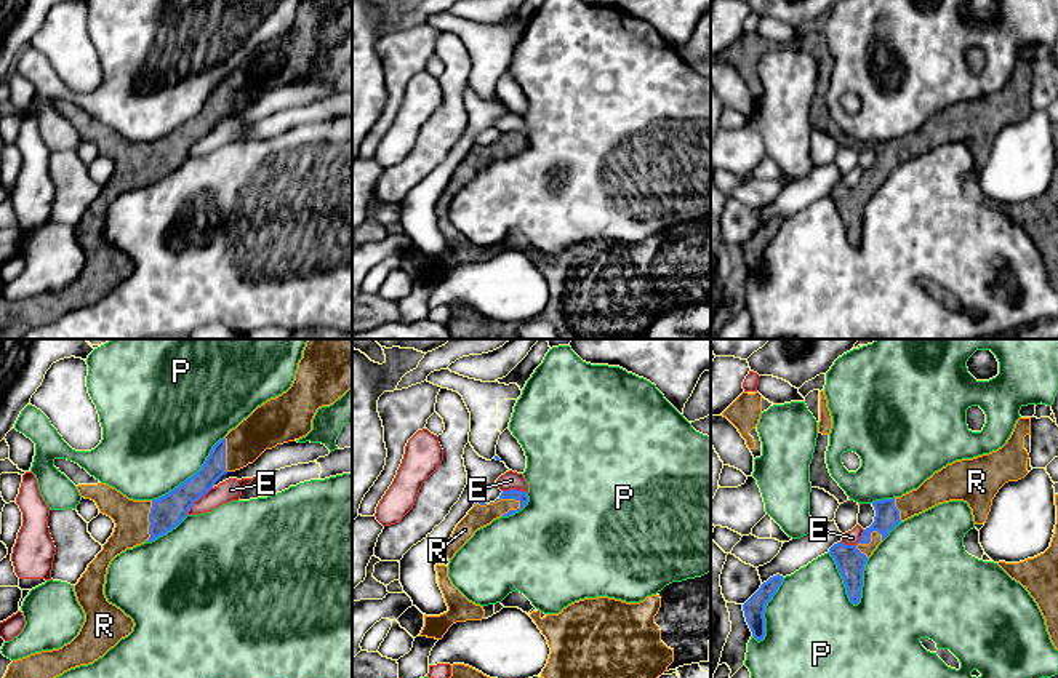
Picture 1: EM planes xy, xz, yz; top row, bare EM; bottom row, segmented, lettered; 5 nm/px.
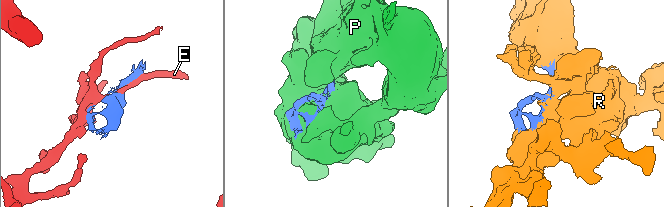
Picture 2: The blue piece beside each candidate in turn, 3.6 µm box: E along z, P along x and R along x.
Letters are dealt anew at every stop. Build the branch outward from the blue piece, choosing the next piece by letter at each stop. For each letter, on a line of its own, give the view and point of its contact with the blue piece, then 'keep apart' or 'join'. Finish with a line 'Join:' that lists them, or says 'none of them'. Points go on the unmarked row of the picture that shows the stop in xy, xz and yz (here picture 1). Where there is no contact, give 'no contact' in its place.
E: xy (197, 141) | keep apart
P: yz (842, 219) | keep apart
R: xz (508, 139) | join
Join: R

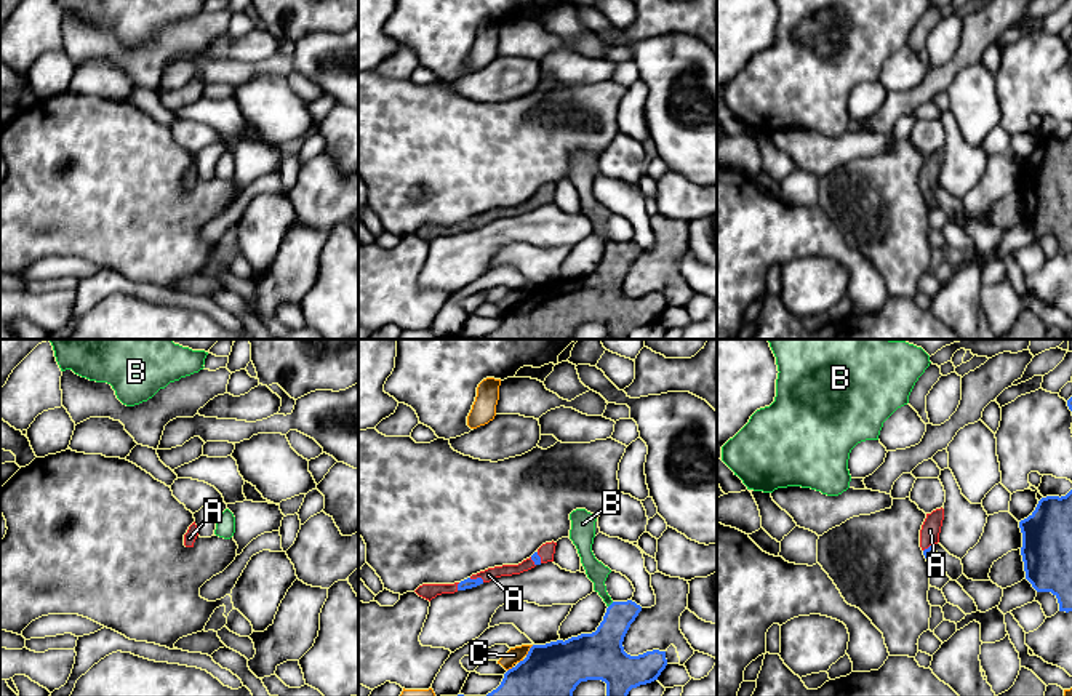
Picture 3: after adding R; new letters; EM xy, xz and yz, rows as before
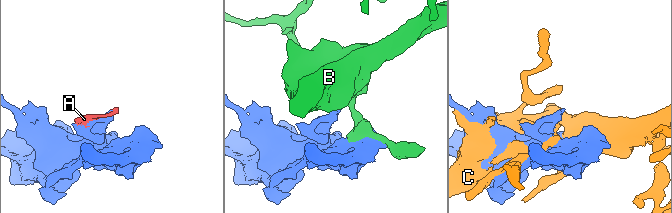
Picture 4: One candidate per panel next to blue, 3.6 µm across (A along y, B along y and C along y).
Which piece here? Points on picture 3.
A: xz (477, 220) | join
B: xz (610, 247) | keep apart
C: xz (530, 292) | keep apart
Join: A

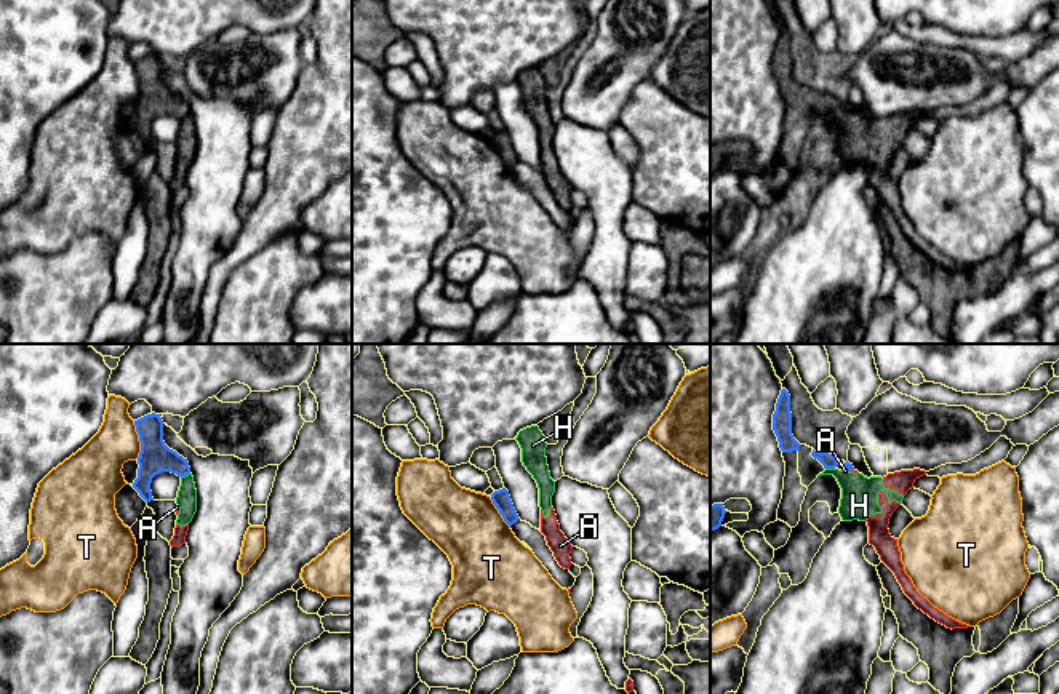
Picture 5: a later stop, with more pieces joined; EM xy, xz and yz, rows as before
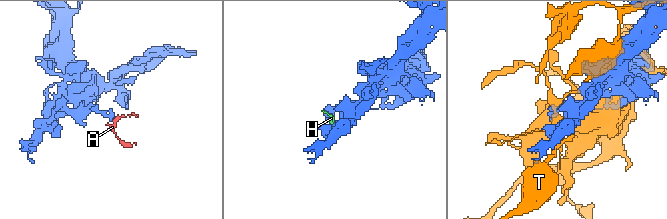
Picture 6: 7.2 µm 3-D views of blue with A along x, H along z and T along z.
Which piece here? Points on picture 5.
A: yz (850, 111) | keep apart
H: xy (184, 117) | keep apart
T: xy (139, 82) | keep apart
Join: none of them

